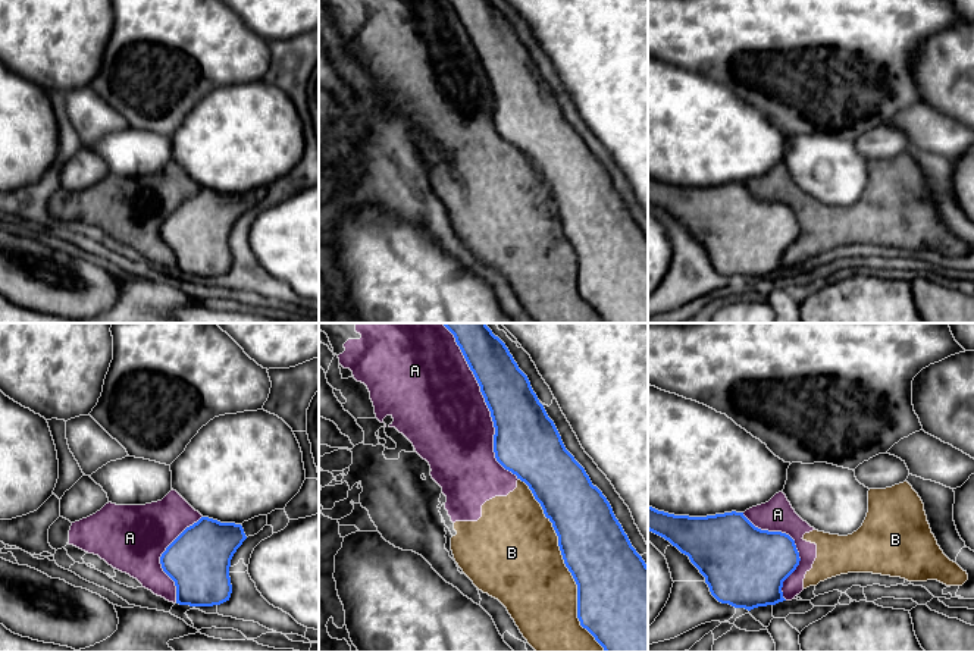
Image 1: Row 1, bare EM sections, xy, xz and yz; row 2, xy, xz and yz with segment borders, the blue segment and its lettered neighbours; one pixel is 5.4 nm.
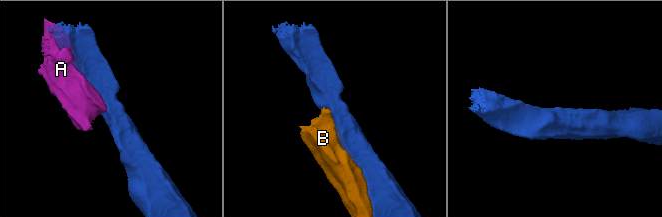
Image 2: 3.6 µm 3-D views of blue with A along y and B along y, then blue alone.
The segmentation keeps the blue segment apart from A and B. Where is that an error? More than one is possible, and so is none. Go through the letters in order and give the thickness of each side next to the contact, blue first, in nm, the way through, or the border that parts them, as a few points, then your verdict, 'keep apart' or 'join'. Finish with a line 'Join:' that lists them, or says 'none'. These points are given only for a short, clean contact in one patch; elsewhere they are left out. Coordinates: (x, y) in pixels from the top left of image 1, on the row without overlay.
A: 320/480 nm | keep apart
B: 380/460 nm | keep apart
Join: none

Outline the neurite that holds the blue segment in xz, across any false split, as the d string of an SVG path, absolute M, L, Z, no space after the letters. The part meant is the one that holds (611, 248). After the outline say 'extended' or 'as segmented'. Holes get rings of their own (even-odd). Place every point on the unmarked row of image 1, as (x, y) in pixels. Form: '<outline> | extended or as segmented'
M448 0L473 43L495 98L497 132L524 153L552 194L566 238L577 256L577 289L605 323L648 323L648 236L632 217L602 163L566 120L561 107L505 15L491 0Z | as segmented

